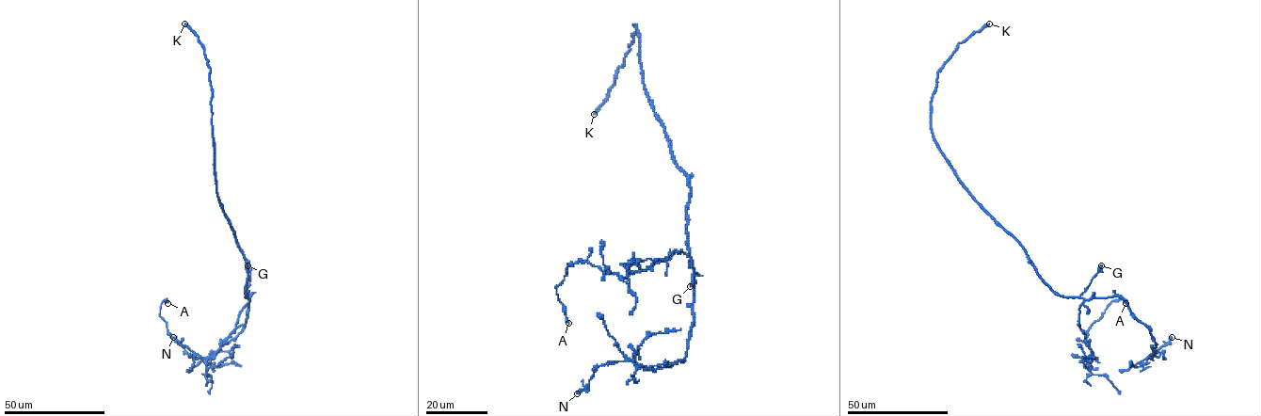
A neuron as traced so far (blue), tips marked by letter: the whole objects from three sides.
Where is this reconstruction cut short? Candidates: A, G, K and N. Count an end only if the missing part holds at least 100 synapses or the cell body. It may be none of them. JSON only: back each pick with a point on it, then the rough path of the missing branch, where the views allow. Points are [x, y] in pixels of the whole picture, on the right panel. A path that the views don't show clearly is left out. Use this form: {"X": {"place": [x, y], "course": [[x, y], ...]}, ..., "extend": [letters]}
{"K": {"place": [989, 24], "course": [[989, 24], [1031, 18], [1097, 73], [1126, 39], [1138, 5]]}, "extend": ["K"]}

